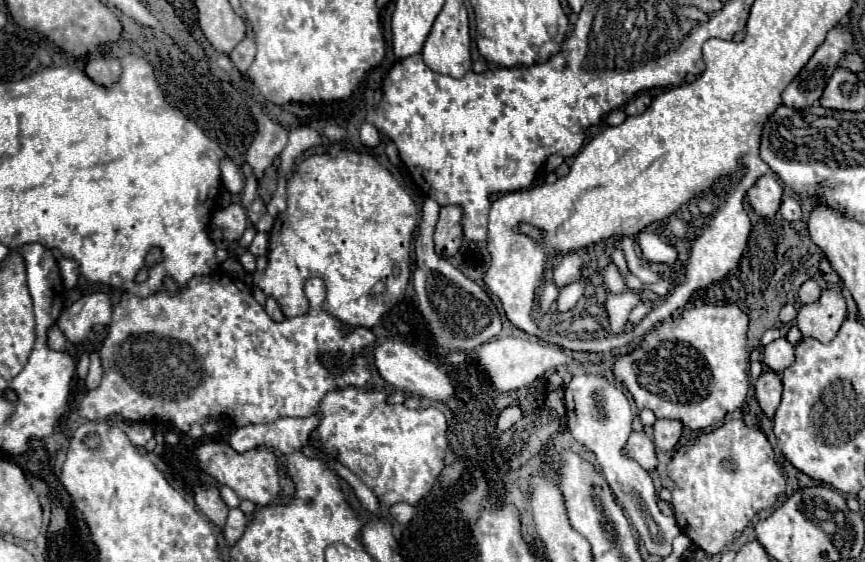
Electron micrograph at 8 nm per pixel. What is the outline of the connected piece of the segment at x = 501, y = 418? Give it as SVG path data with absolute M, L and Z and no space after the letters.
M506 407L500 415L498 415L498 421L496 421L496 427L498 431L506 431L508 427L512 427L516 421L522 419L522 411L518 407Z

